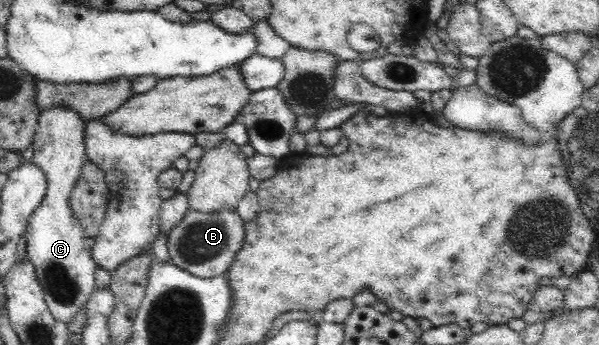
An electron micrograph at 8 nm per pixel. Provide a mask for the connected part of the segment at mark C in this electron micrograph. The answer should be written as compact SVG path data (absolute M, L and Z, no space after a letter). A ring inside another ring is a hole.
M48 107L38 116L31 148L32 163L43 171L46 178L46 195L28 221L26 256L34 266L37 280L43 287L45 302L54 318L61 323L72 321L82 305L86 304L95 289L94 273L97 264L85 244L81 224L70 208L70 197L80 177L87 157L84 145L84 121L69 107Z

